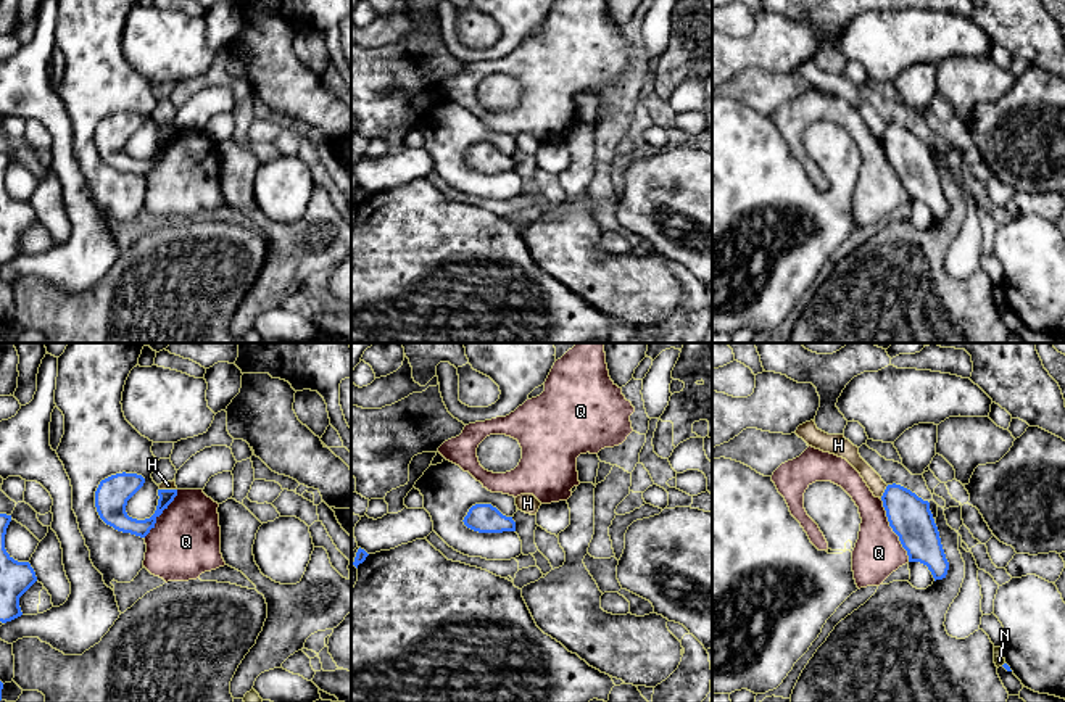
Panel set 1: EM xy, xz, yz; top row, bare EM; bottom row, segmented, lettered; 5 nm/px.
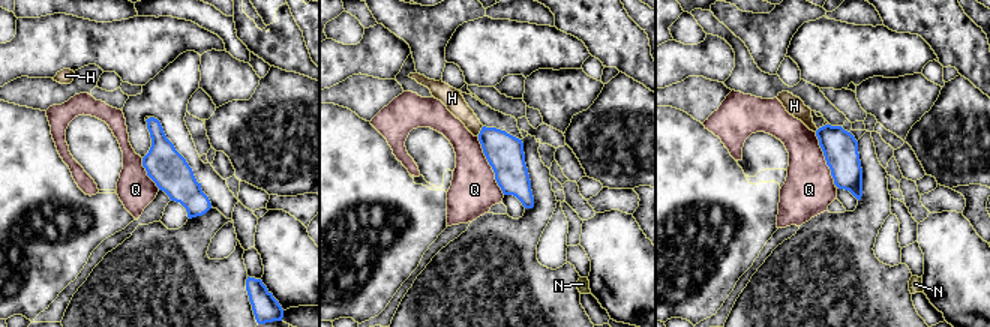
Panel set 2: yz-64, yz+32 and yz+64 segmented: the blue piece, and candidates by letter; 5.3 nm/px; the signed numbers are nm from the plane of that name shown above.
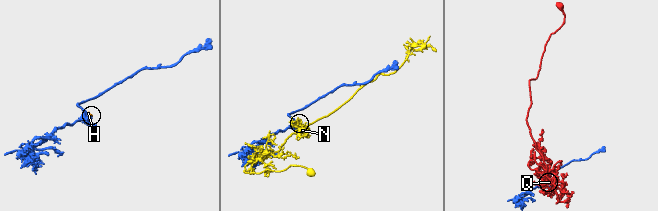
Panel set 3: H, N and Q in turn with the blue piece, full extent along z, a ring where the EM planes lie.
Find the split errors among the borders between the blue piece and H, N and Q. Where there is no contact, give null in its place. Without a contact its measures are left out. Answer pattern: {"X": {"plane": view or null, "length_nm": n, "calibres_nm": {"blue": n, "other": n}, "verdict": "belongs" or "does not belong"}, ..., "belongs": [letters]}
{"H": {"plane": "yz", "length_nm": 80, "calibres_nm": {"blue": 220, "other": 80}, "verdict": "does not belong"}, "N": {"plane": null, "verdict": "does not belong"}, "Q": {"plane": "yz", "length_nm": 340, "calibres_nm": {"blue": 220, "other": 240}, "verdict": "does not belong"}, "belongs": []}

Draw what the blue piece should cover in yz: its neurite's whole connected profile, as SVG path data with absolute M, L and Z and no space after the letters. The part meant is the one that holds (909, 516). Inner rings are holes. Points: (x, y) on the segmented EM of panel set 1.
M896 483L886 486L881 501L889 526L907 551L909 562L926 565L934 581L946 578L949 562L930 502Z

